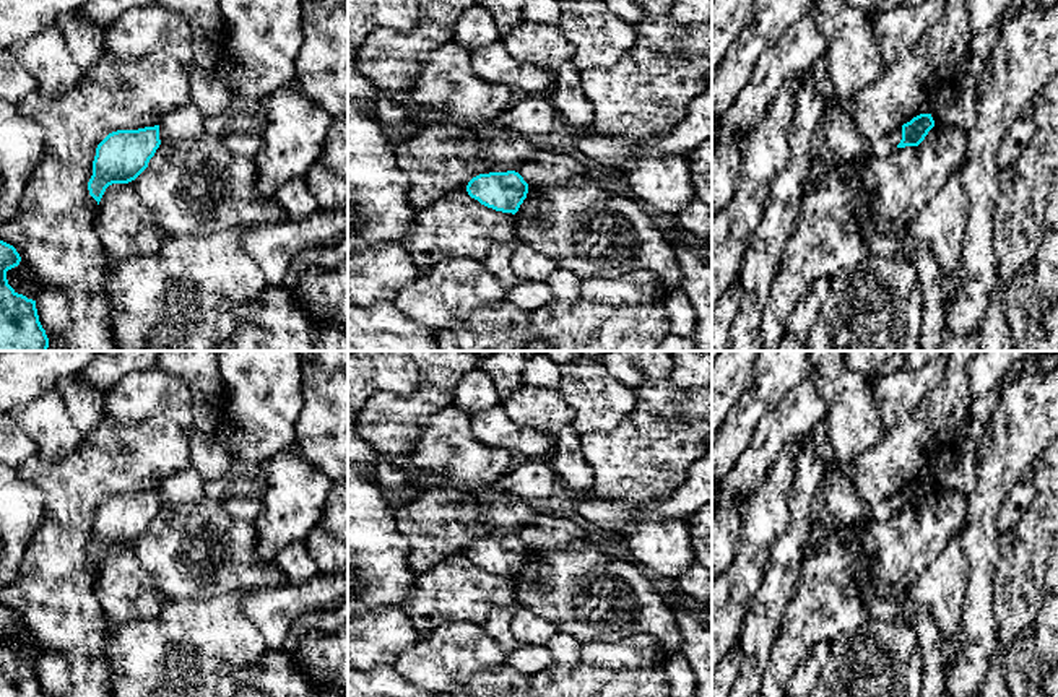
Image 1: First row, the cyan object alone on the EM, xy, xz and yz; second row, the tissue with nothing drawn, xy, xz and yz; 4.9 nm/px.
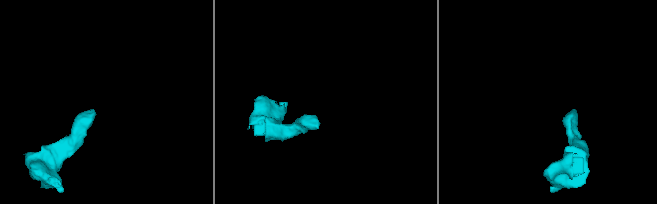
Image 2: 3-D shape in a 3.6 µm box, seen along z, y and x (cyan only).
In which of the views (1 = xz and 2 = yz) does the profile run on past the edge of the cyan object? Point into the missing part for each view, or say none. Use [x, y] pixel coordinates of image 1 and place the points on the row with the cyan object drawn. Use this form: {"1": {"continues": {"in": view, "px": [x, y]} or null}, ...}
{"1": {"continues": null}, "2": {"continues": null}}

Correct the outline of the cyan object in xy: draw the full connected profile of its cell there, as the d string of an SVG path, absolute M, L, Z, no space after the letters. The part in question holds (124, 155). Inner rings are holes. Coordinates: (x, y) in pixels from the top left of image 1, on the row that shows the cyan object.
M159 125L109 133L96 148L89 195L101 201L112 184L128 184L146 167L159 148Z

